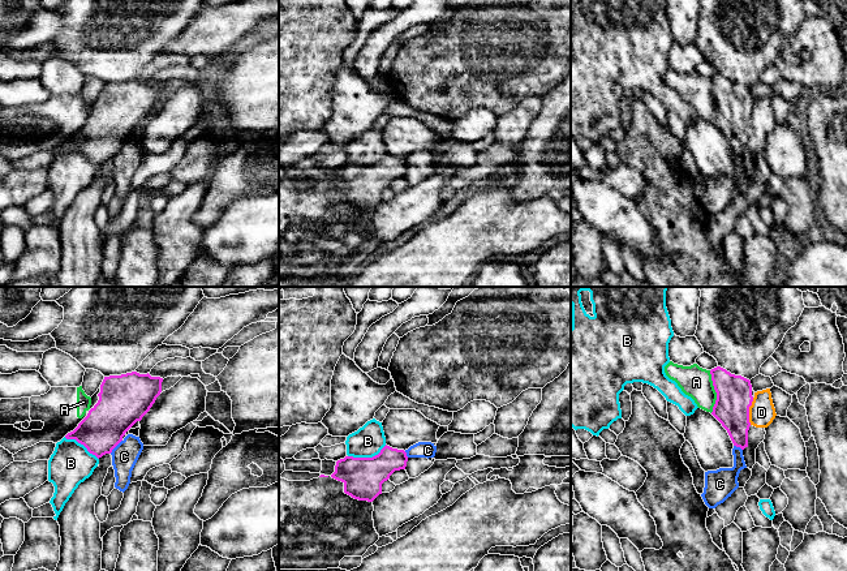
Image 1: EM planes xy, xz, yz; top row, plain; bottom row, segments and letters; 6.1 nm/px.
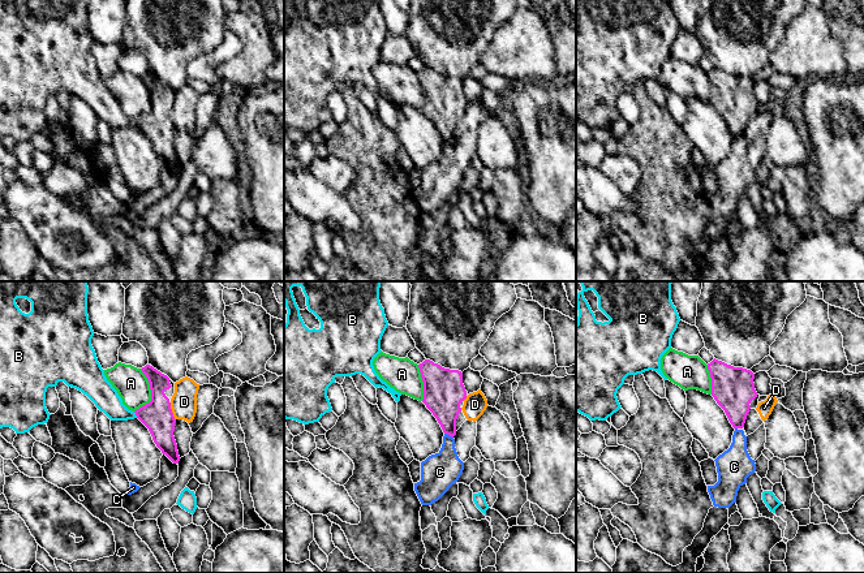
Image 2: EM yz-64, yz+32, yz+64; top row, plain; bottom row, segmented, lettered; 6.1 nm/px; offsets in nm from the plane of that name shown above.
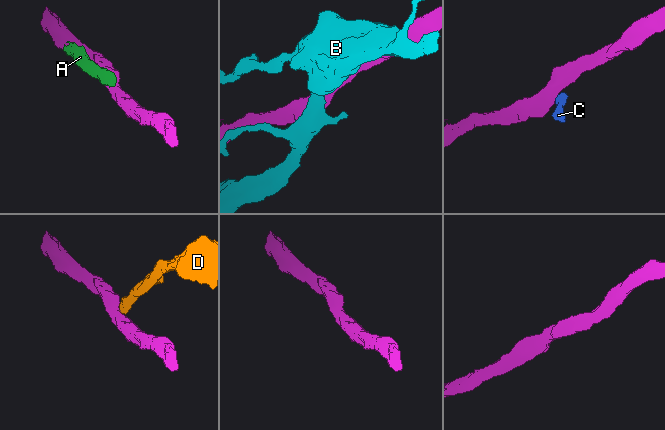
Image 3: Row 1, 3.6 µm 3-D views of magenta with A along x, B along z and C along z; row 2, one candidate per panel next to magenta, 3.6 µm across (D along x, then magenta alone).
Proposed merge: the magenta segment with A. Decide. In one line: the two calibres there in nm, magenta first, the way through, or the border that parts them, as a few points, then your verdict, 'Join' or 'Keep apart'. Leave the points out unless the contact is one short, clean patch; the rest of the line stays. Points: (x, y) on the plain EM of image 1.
Thickness 220 nm (magenta) against 190 nm. Keep apart

